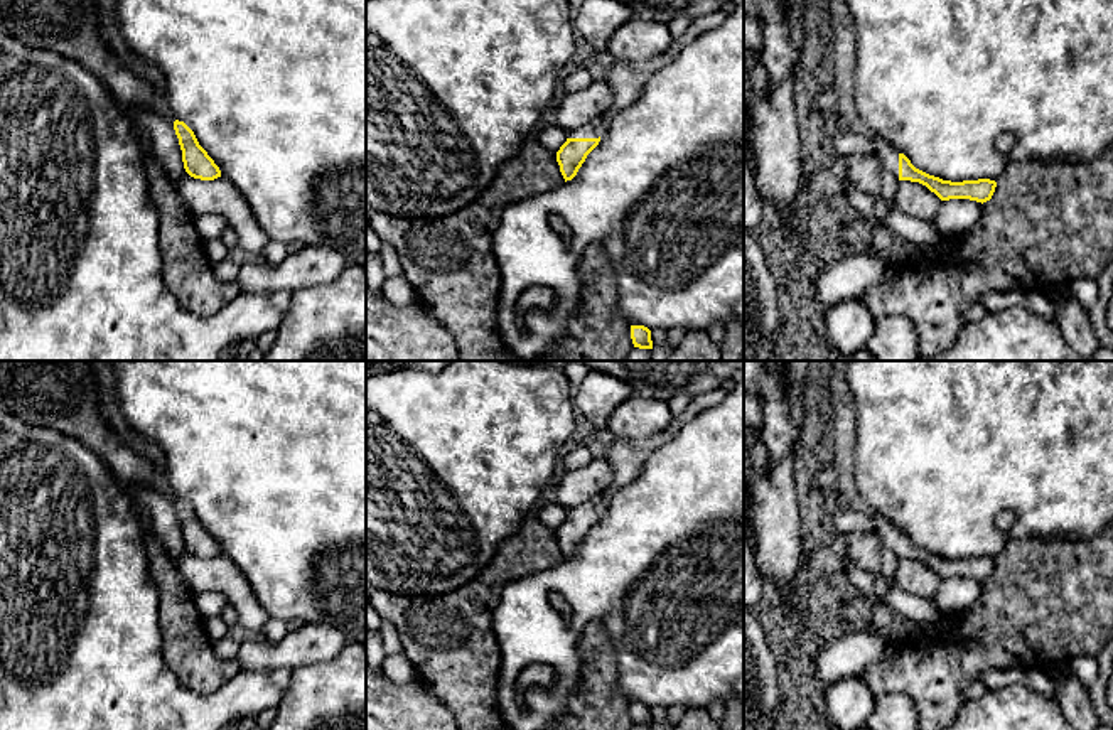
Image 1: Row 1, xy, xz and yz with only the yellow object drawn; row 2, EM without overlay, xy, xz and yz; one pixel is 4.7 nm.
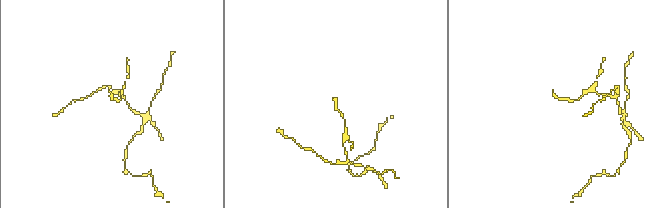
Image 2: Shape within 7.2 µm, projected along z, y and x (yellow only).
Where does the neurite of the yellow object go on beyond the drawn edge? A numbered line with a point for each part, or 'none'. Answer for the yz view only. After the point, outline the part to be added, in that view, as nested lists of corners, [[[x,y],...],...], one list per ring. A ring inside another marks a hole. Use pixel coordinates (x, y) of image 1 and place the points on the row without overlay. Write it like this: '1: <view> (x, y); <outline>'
1: yz (889, 533); [[[870,511],[884,545],[899,556],[899,529],[880,513]]]

